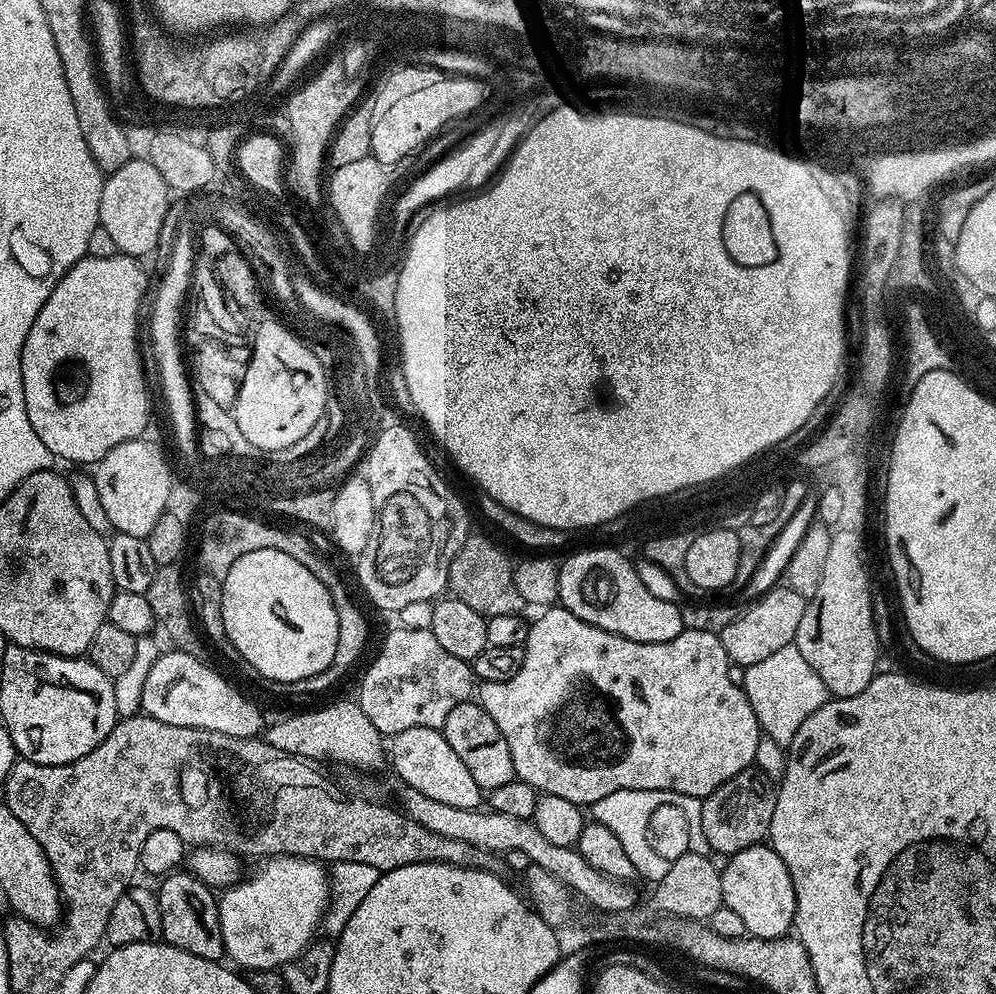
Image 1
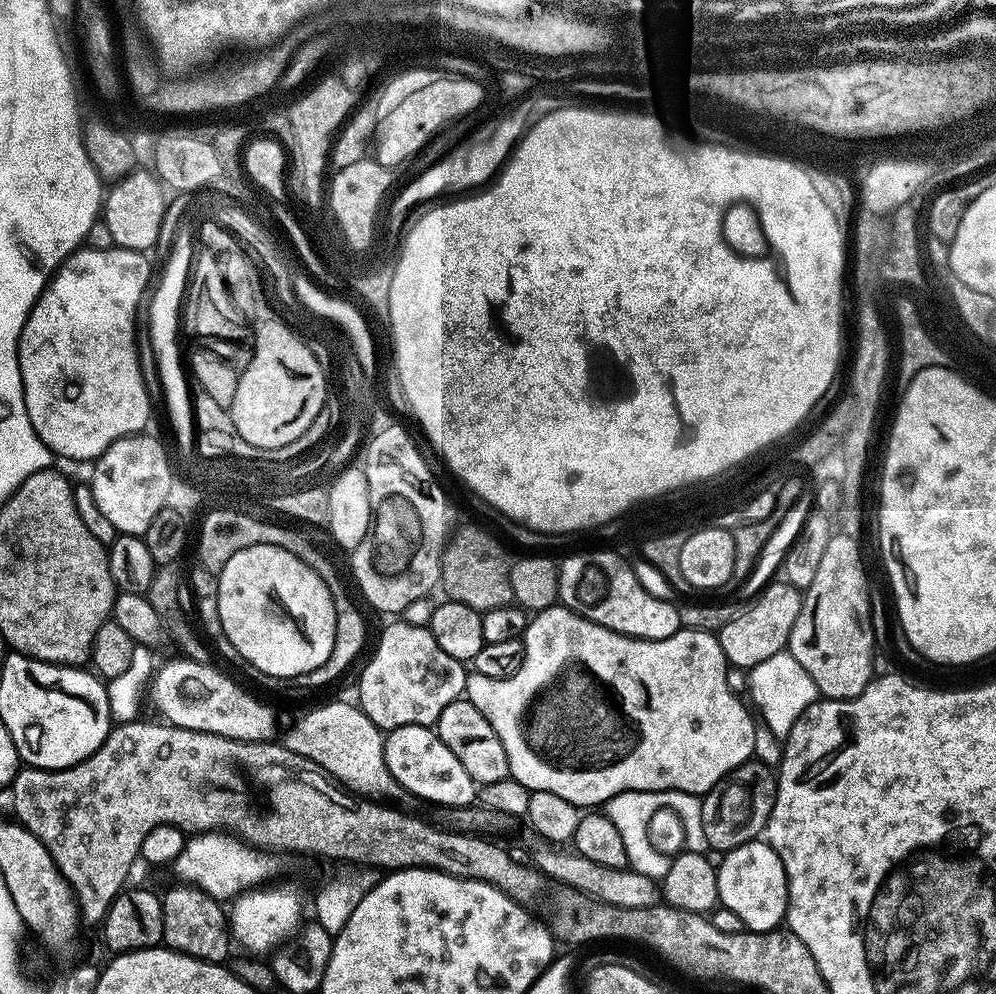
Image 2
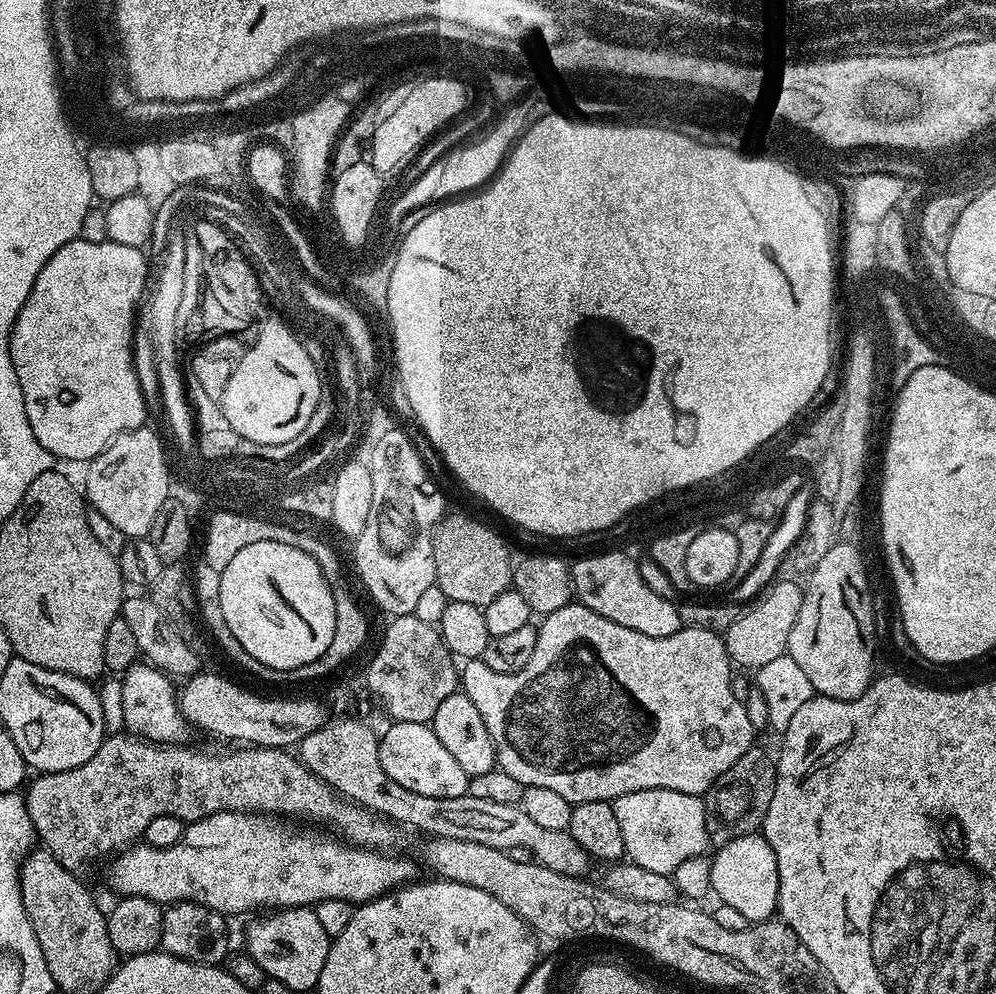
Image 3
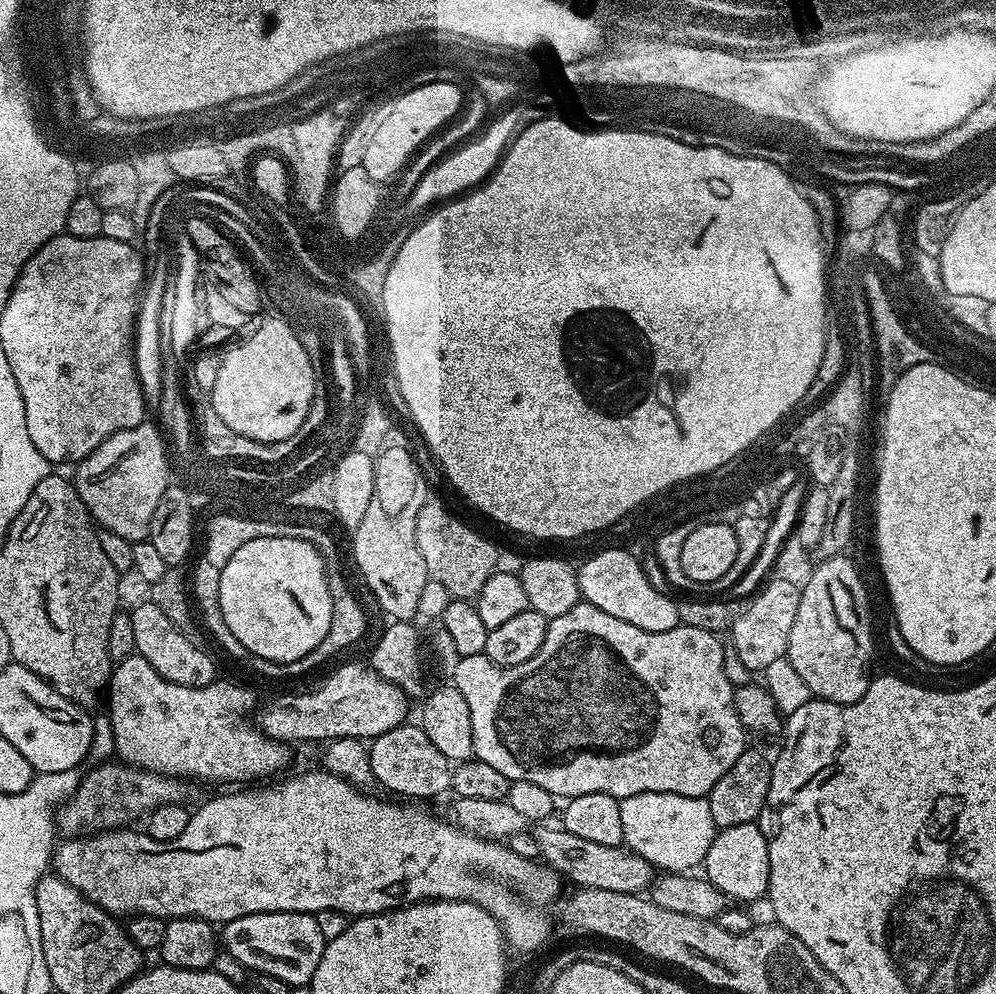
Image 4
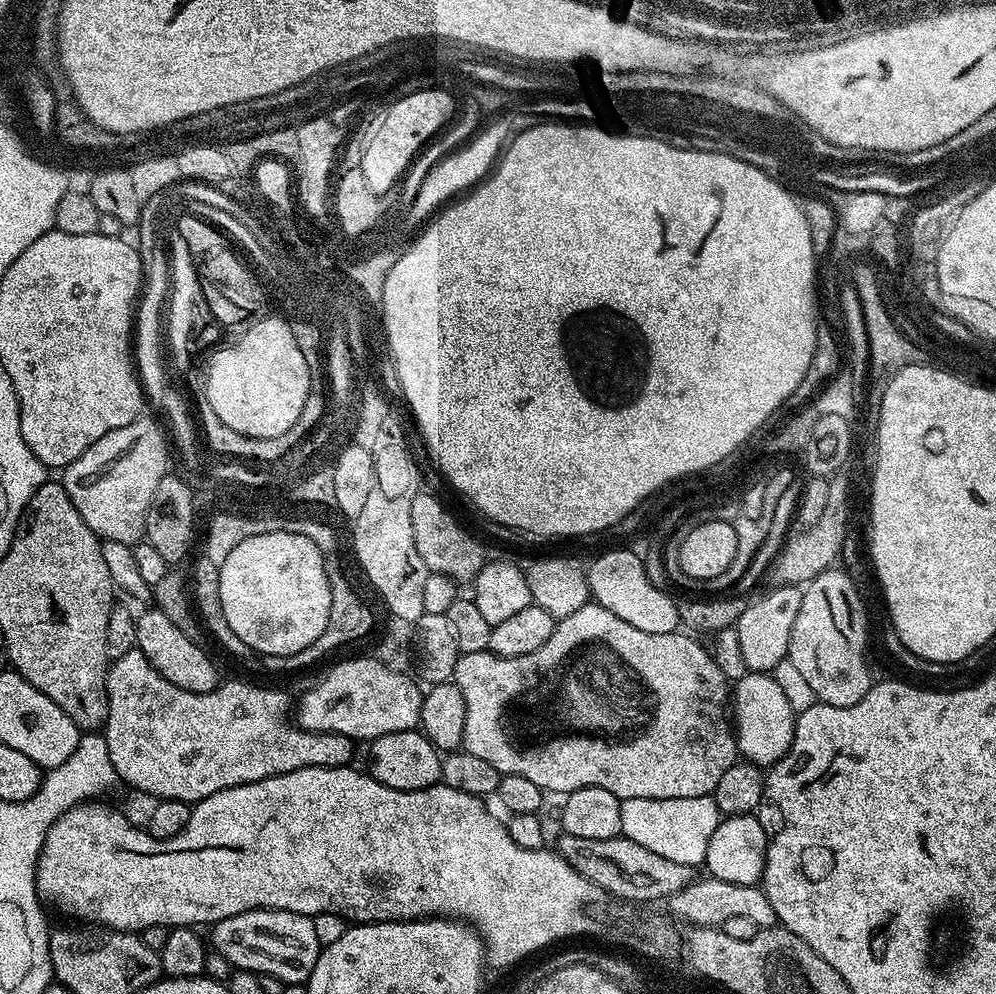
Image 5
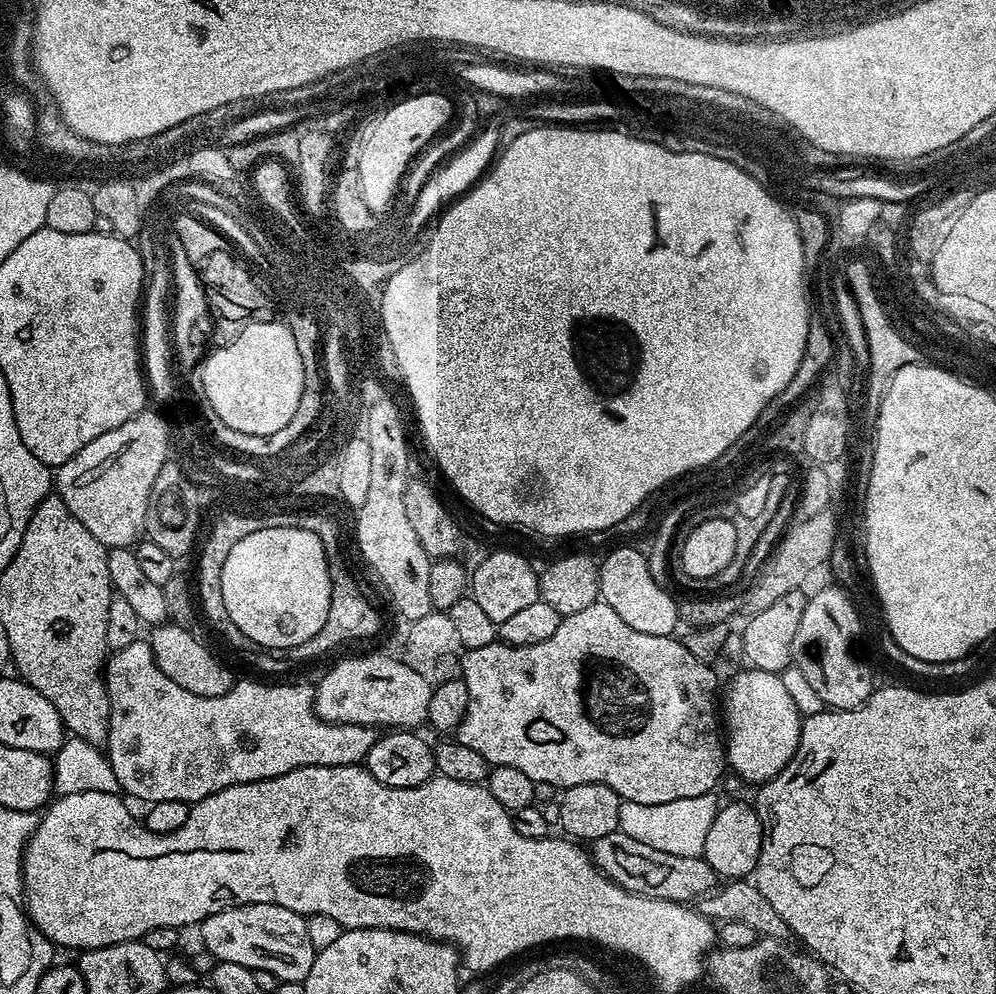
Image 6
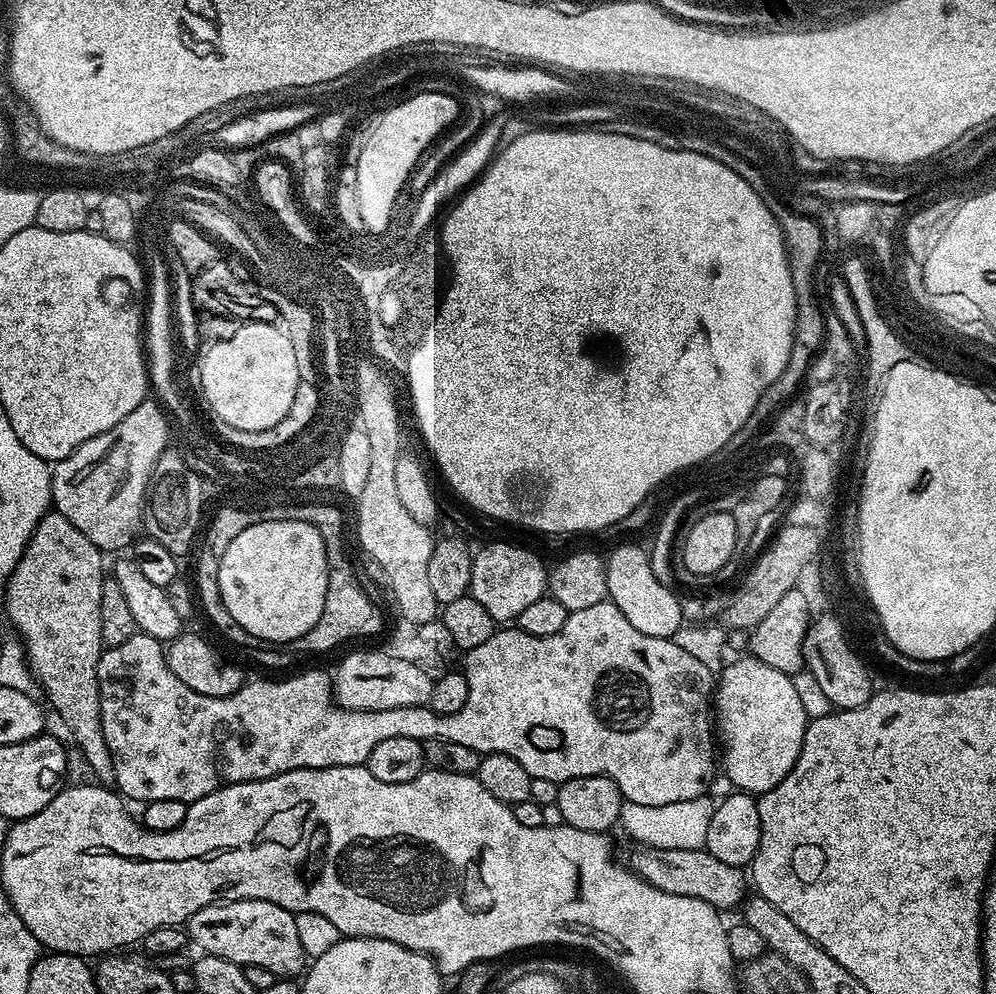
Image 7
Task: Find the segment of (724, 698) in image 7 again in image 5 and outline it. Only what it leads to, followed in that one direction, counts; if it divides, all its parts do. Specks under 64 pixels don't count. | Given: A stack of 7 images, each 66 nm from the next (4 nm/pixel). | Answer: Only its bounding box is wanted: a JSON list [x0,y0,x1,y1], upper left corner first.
[730,672,797,766]

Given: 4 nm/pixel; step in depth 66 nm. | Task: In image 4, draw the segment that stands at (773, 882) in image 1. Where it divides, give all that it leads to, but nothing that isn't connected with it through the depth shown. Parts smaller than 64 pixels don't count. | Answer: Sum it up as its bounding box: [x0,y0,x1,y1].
[702,822,770,902]

